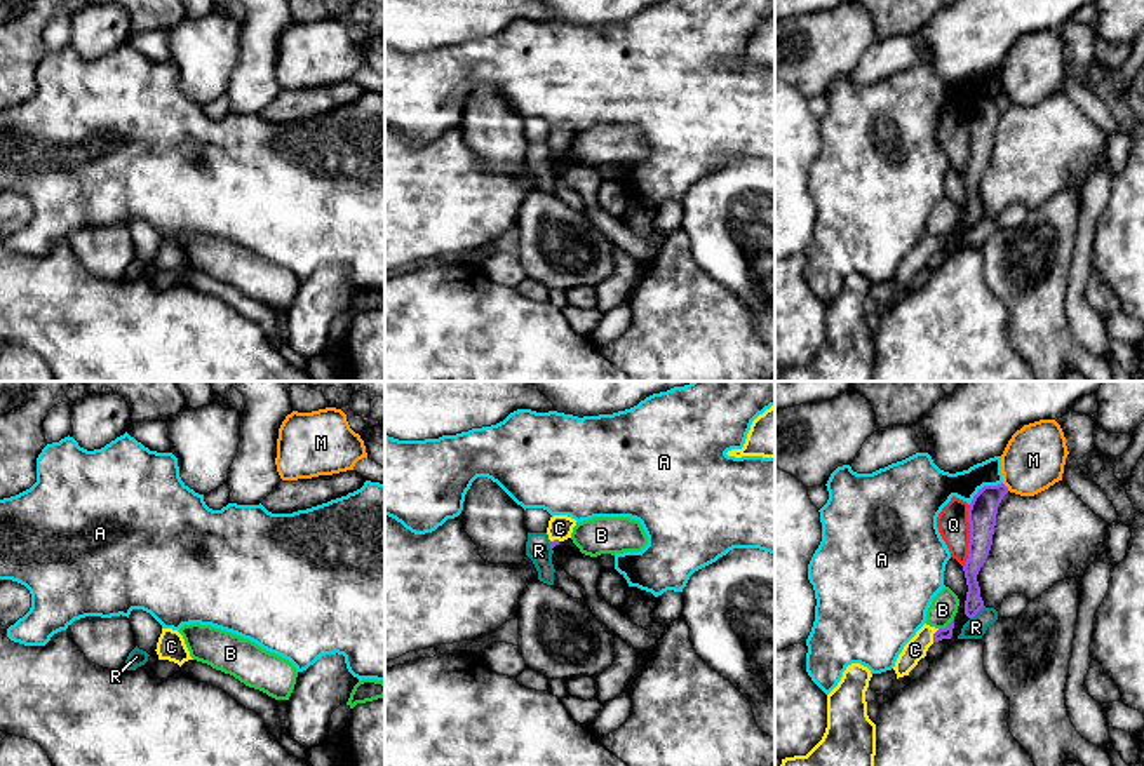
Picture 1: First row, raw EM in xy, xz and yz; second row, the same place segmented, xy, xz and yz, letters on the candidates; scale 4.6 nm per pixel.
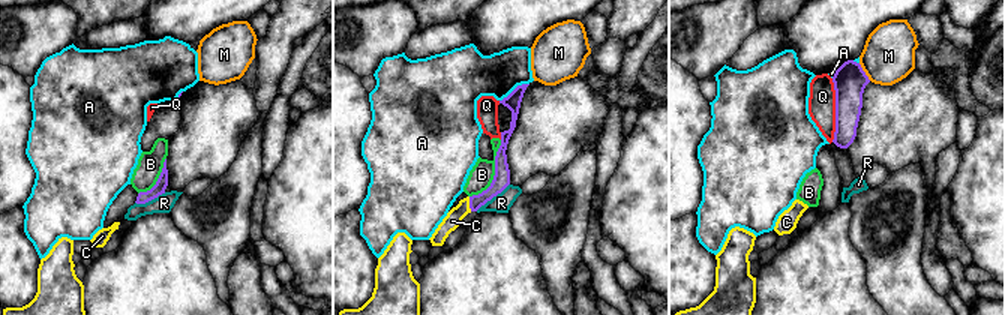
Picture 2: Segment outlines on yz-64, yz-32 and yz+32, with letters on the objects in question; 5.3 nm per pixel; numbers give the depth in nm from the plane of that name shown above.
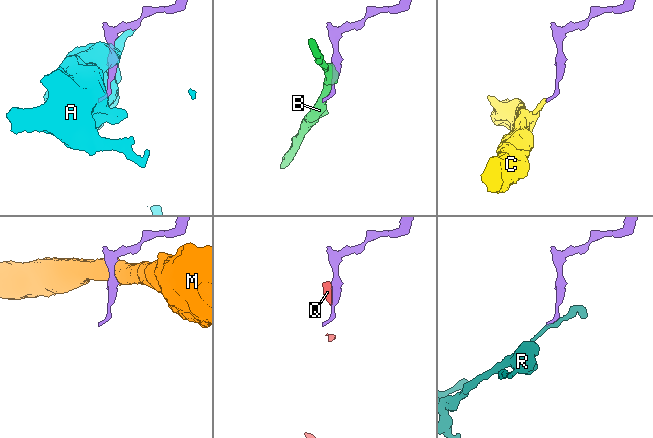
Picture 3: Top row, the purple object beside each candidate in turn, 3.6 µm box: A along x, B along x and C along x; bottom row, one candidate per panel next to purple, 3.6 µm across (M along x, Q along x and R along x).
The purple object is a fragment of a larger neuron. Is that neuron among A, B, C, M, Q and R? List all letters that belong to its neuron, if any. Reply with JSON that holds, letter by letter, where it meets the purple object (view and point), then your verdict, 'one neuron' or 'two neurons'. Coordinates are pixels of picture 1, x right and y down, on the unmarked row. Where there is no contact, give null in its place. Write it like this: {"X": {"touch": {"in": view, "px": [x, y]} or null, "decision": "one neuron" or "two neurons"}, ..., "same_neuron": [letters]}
{"A": {"touch": {"in": "yz", "px": [984, 96]}, "decision": "two neurons"}, "B": {"touch": {"in": "yz", "px": [948, 235]}, "decision": "two neurons"}, "C": {"touch": {"in": "yz", "px": [934, 246]}, "decision": "one neuron"}, "M": {"touch": {"in": "yz", "px": [1005, 96]}, "decision": "two neurons"}, "Q": {"touch": {"in": "yz", "px": [970, 147]}, "decision": "two neurons"}, "R": {"touch": {"in": "yz", "px": [977, 221]}, "decision": "two neurons"}, "same_neuron": ["C"]}

